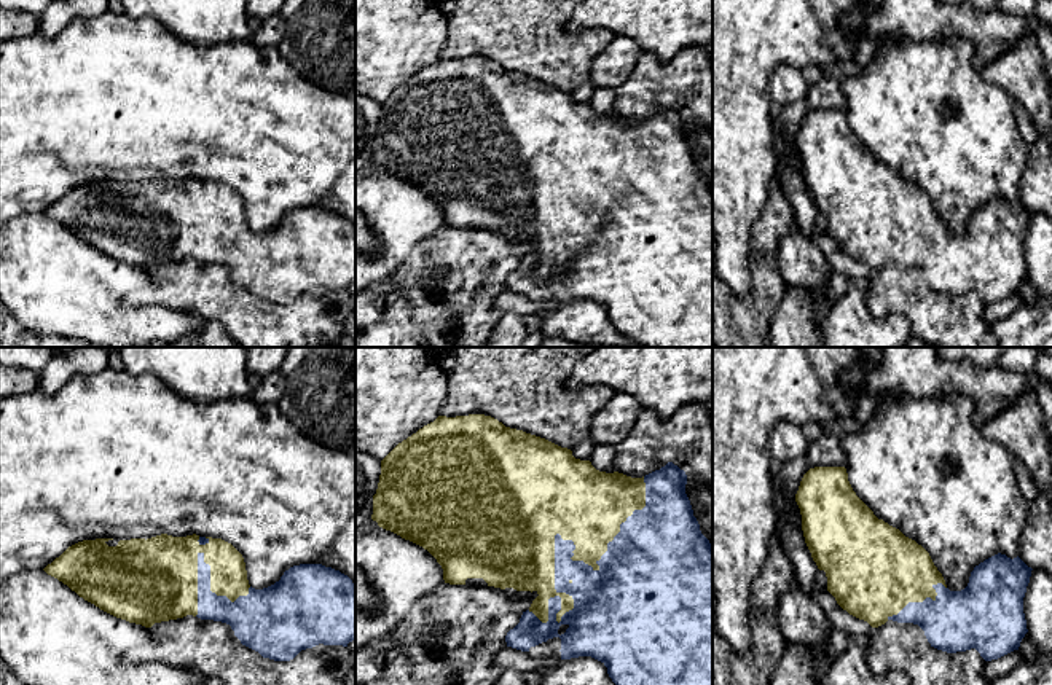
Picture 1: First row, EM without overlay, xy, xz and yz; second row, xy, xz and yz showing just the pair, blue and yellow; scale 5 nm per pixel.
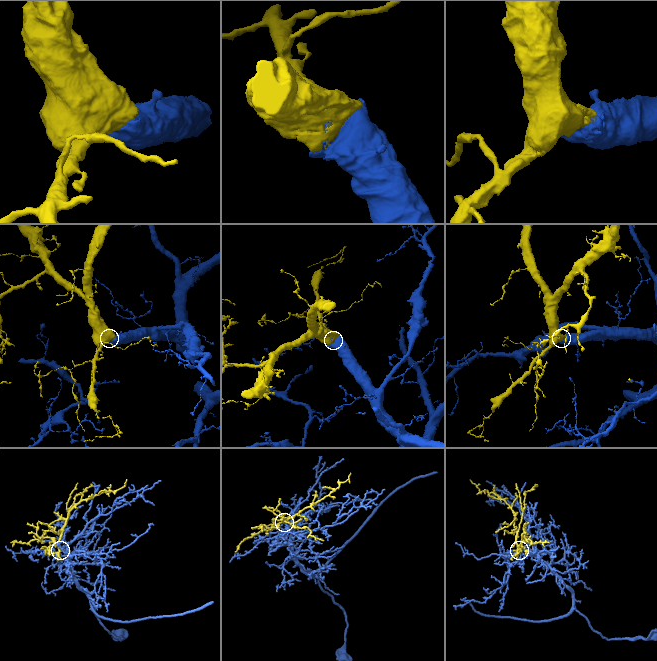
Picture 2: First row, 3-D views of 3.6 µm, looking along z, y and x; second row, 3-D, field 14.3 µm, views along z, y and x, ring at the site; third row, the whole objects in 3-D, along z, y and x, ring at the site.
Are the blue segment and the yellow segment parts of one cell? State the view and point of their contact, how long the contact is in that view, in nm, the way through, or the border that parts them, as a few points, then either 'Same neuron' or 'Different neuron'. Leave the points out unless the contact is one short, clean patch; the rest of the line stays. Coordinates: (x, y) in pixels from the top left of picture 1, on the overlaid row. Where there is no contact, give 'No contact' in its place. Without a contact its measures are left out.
Touches blue at xz (571, 556). Shared border 900 nm. Same neuron

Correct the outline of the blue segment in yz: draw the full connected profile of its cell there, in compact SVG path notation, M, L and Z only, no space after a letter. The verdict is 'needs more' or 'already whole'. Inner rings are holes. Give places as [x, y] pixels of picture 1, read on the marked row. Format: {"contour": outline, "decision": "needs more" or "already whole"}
{"contour": "M845 467L810 468L800 481L795 502L802 515L805 543L818 569L826 572L827 591L850 615L867 621L872 628L878 628L888 620L918 624L931 647L947 653L975 648L985 661L998 660L1019 650L1022 639L1028 632L1023 597L1033 570L1019 556L1011 559L998 553L985 559L974 567L964 589L950 591L929 553L899 529L878 519L856 495Z", "decision": "needs more"}

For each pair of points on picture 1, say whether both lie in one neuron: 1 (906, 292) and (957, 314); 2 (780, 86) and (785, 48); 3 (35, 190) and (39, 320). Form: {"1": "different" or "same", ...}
{"1": "same", "2": "different", "3": "different"}

